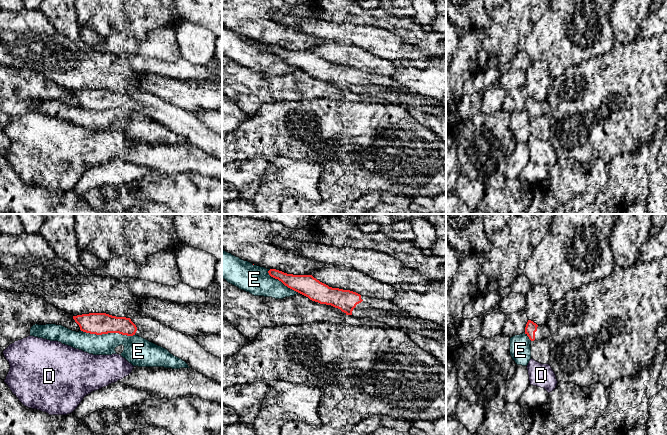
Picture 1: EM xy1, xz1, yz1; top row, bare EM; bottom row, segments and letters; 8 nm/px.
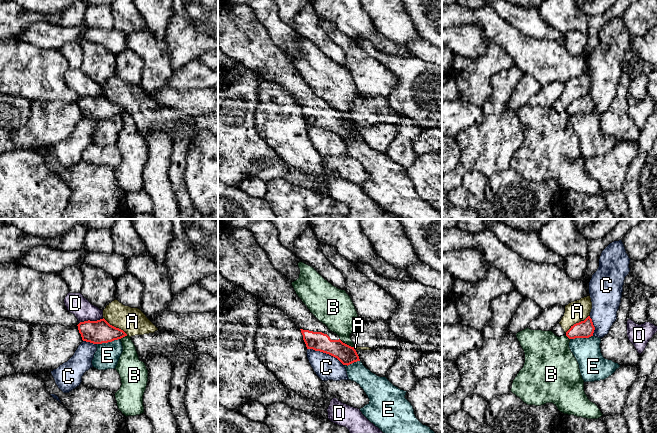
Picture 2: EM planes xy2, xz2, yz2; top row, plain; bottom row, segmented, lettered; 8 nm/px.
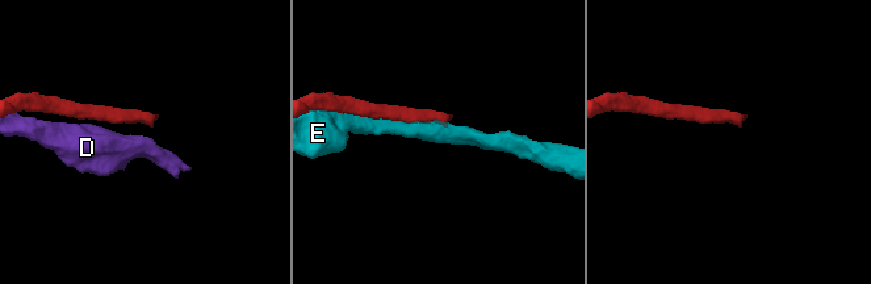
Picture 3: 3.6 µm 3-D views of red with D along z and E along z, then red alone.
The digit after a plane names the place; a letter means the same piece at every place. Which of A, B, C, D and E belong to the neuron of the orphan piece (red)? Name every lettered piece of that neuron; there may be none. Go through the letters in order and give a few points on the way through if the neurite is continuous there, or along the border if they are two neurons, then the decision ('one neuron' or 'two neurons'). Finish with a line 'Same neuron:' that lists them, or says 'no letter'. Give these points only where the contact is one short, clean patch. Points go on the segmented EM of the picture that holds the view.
A: border xy2 (103, 317), (127, 335); two neurons
B: border xz2 (339, 339), (353, 347); two neurons
C: two neurons
D: two neurons
E: two neurons
Same neuron: no letter

